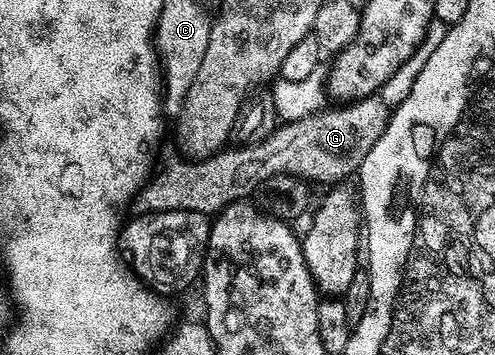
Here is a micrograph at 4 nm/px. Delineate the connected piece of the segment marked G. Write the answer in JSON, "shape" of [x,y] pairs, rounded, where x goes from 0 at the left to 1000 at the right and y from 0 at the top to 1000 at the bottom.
{"shape":[[[758,262],[723,285],[697,293],[687,307],[624,321],[618,335],[572,344],[549,377],[527,400],[501,411],[461,414],[432,439],[414,442],[404,454],[370,448],[343,456],[309,490],[299,518],[277,544],[271,583],[281,603],[315,597],[319,592],[388,592],[420,608],[434,606],[475,566],[507,552],[519,524],[554,493],[586,490],[606,507],[632,515],[679,521],[697,510],[707,493],[717,496],[764,392],[778,375],[790,335],[790,299],[770,265]]]}

